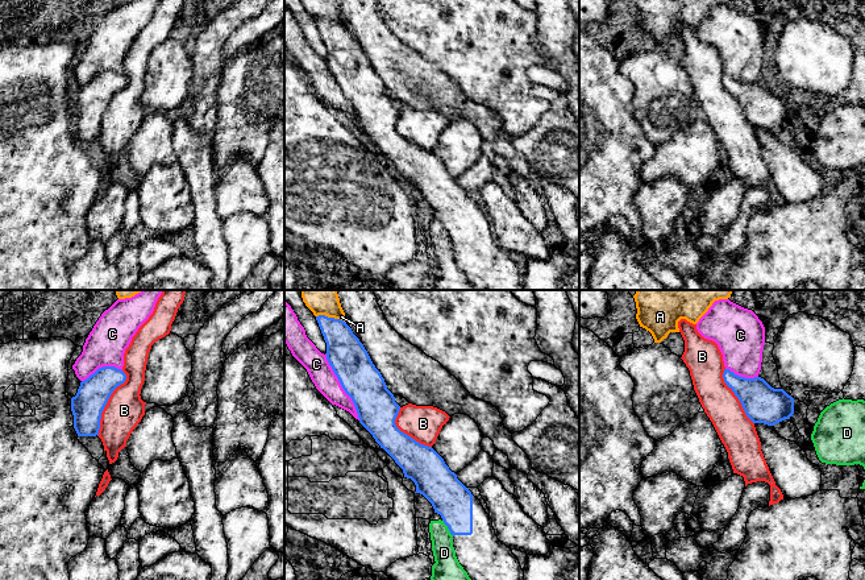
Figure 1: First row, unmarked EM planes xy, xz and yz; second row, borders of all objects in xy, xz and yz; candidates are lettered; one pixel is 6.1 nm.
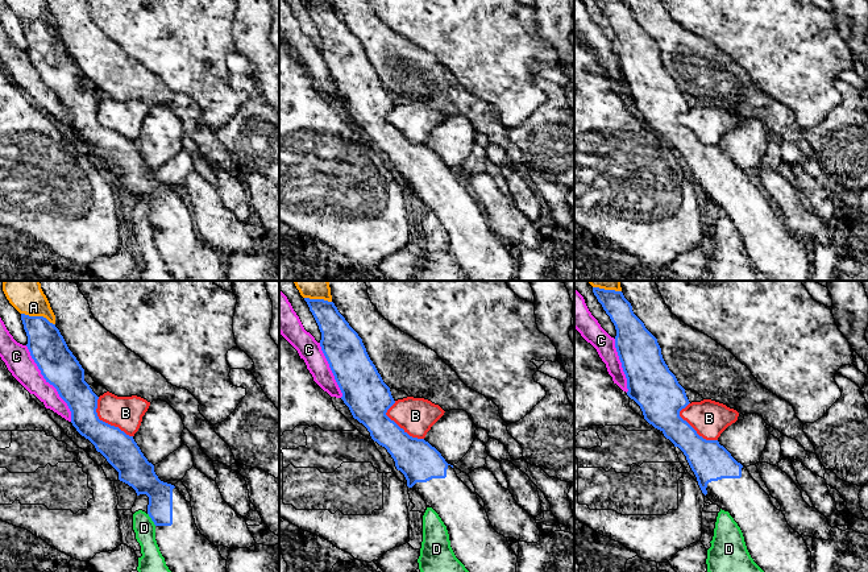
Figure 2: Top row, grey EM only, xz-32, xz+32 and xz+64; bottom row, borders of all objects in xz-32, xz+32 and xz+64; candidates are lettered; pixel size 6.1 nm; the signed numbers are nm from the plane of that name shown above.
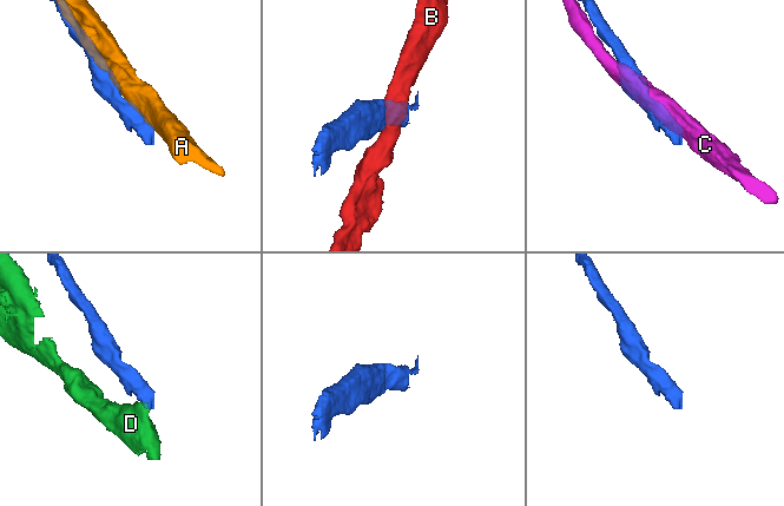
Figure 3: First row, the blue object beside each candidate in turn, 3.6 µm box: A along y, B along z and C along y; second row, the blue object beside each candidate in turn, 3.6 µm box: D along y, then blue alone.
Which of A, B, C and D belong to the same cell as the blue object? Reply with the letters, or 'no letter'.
no letter

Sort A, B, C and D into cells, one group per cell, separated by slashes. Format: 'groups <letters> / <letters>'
groups A / B / C / D

